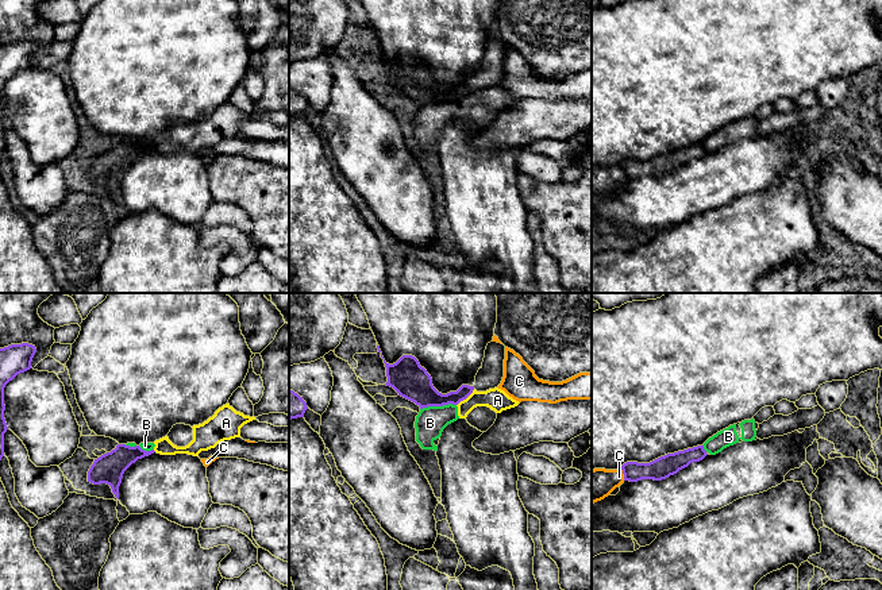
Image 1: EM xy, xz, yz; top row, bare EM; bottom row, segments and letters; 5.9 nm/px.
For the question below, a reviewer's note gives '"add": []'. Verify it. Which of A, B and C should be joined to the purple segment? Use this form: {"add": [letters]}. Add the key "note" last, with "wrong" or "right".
{"add": [], "note": "right"}

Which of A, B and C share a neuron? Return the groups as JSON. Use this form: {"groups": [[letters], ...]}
{"groups": [["A", "B"], ["C"]]}

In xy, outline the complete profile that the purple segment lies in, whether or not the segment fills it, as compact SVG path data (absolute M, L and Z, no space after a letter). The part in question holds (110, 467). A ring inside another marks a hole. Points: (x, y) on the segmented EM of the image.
M118 444L115 450L95 459L88 471L88 482L93 485L107 483L119 500L119 486L124 471L138 459L149 456L155 451L145 451L139 446L130 447Z

